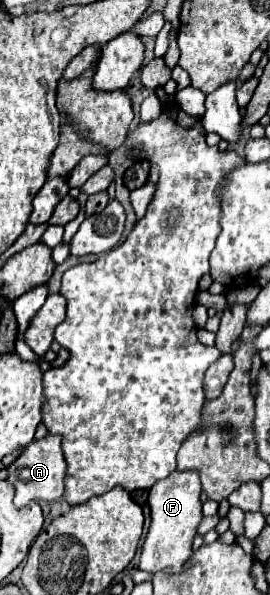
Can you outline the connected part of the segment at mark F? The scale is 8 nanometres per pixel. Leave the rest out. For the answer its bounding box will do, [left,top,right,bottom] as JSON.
[139,470,203,574]

